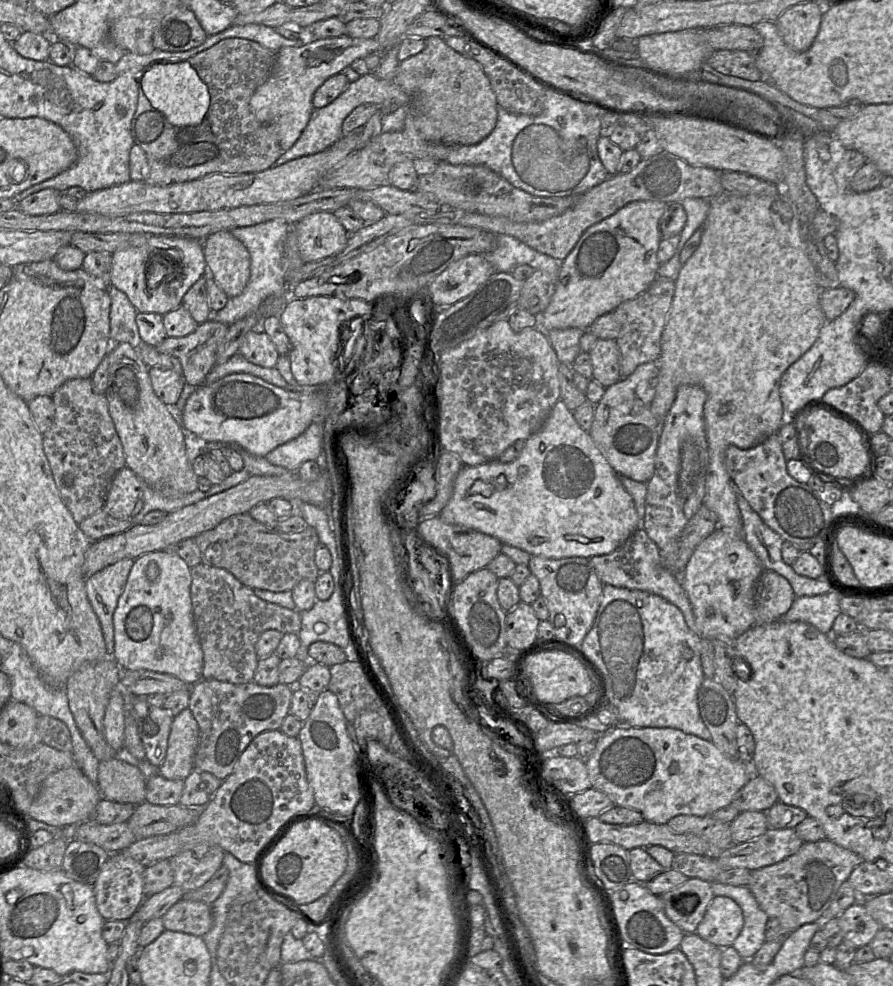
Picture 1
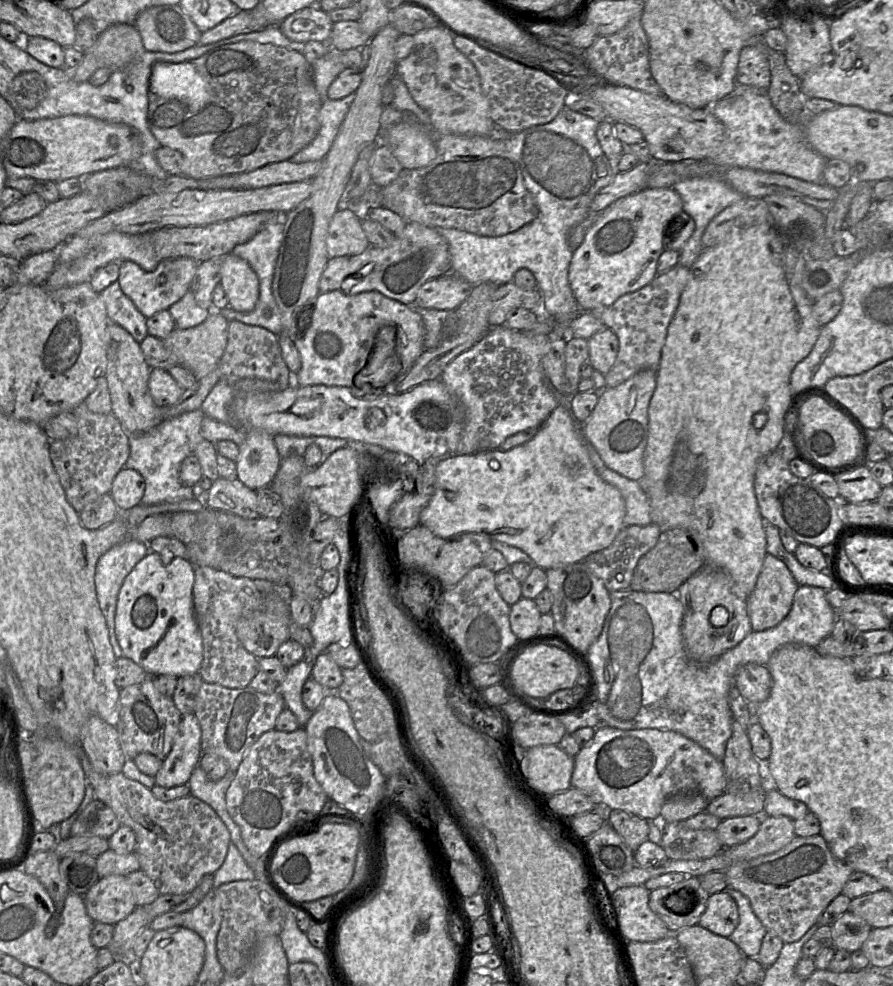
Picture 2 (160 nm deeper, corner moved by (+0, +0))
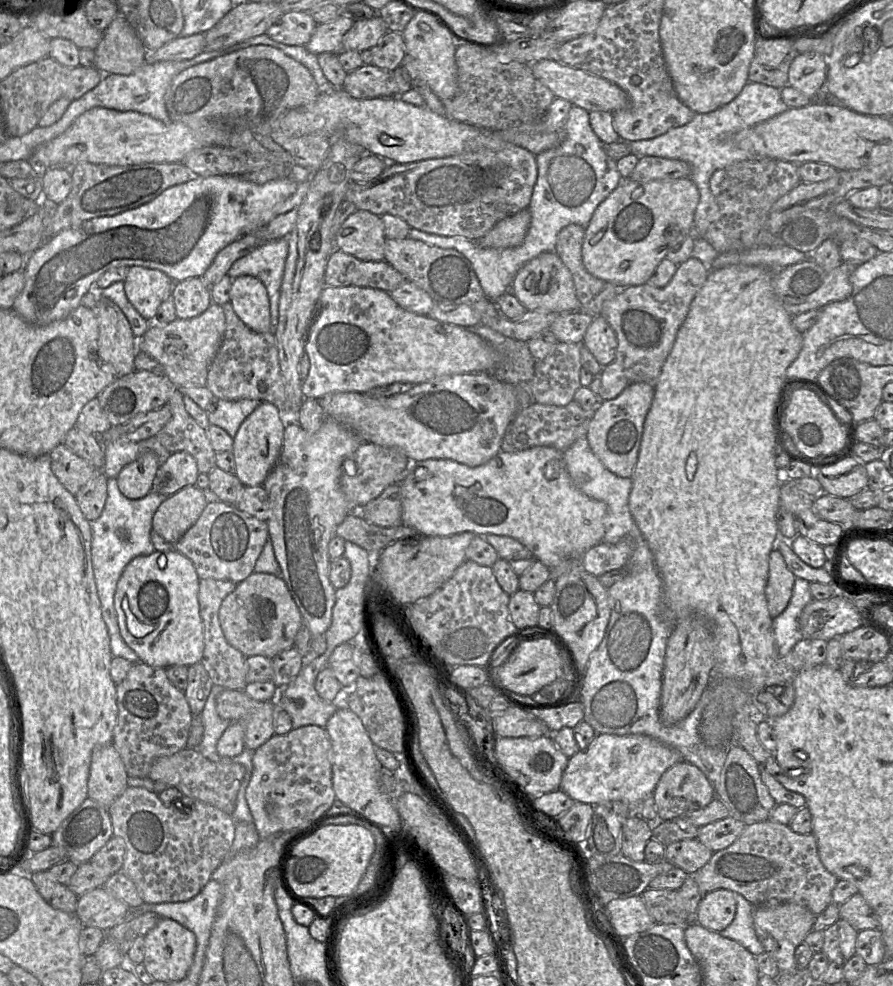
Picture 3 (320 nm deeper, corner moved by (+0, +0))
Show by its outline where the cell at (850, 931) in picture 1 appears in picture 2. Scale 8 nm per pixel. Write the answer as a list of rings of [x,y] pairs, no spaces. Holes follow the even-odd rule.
[[[850,911],[843,913],[831,925],[833,947],[850,953],[861,949],[872,927]]]

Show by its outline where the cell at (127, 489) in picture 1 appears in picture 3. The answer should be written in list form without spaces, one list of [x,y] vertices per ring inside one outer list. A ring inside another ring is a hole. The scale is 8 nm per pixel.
[[[145,452],[136,460],[122,468],[117,476],[121,493],[128,499],[141,499],[153,487],[153,481],[159,468],[154,452]]]

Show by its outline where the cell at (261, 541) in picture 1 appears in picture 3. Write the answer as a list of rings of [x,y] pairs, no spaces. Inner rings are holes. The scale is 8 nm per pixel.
[[[351,512],[338,525],[335,536],[364,548],[377,556],[388,545],[420,533],[409,526],[400,524],[394,527],[381,527],[367,521],[359,512]]]

